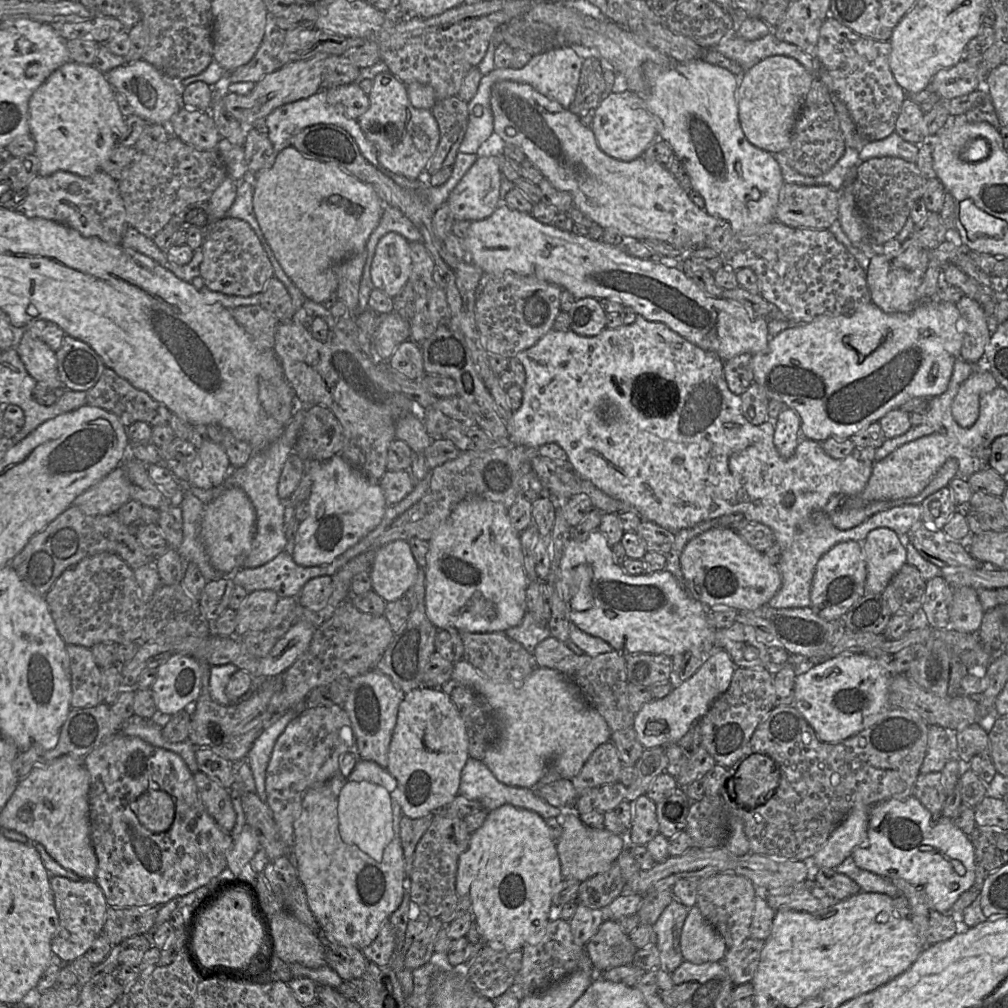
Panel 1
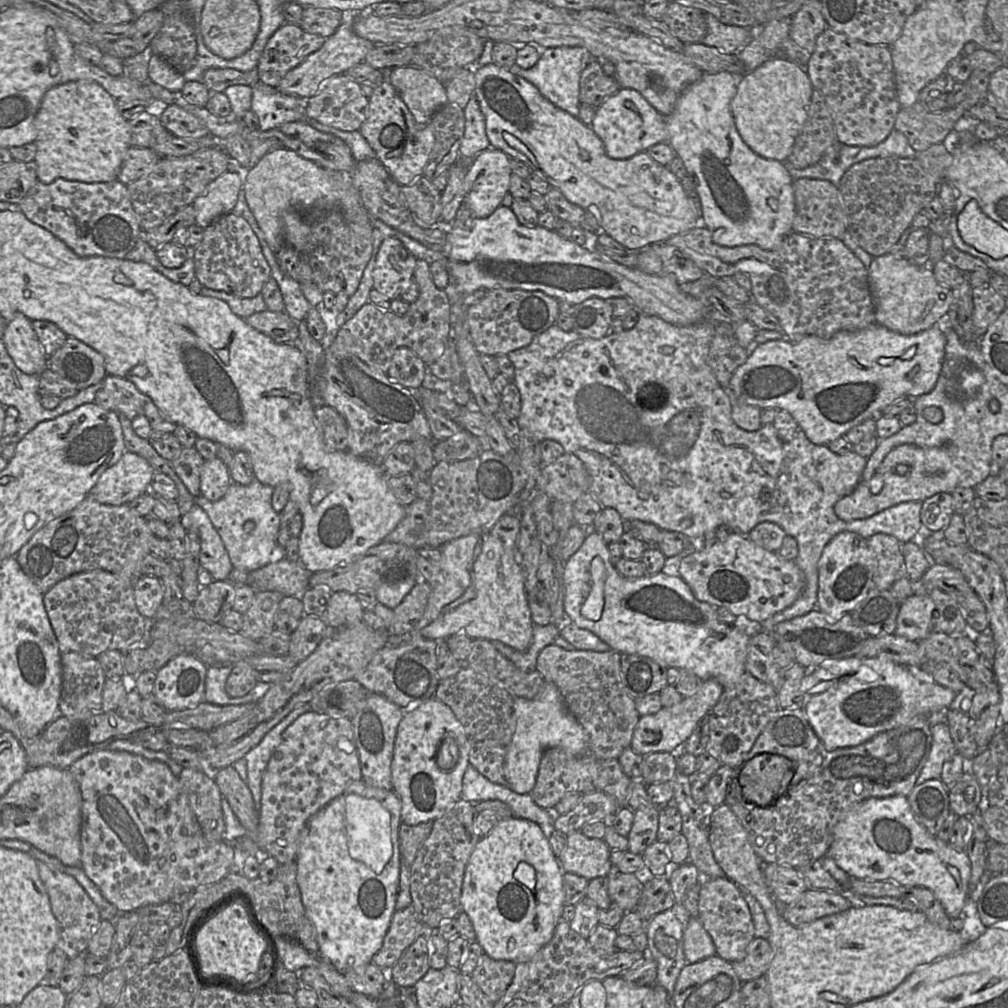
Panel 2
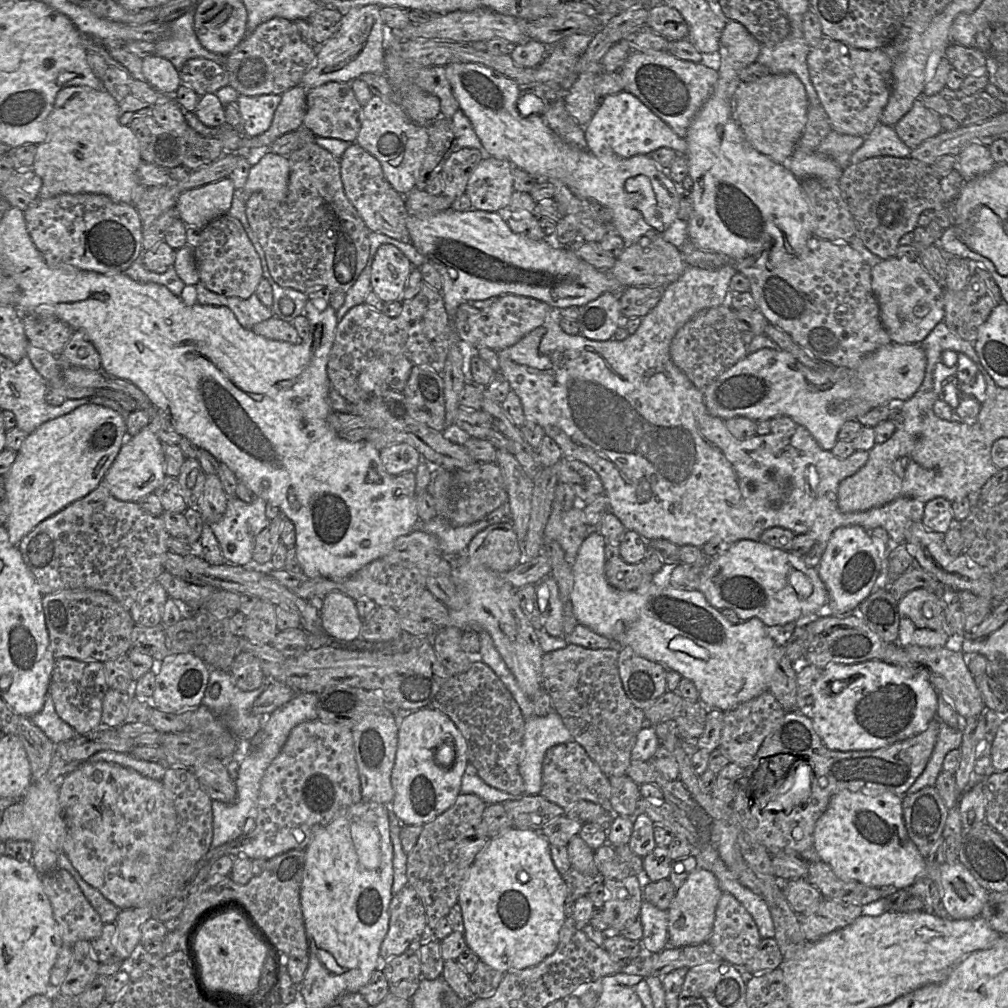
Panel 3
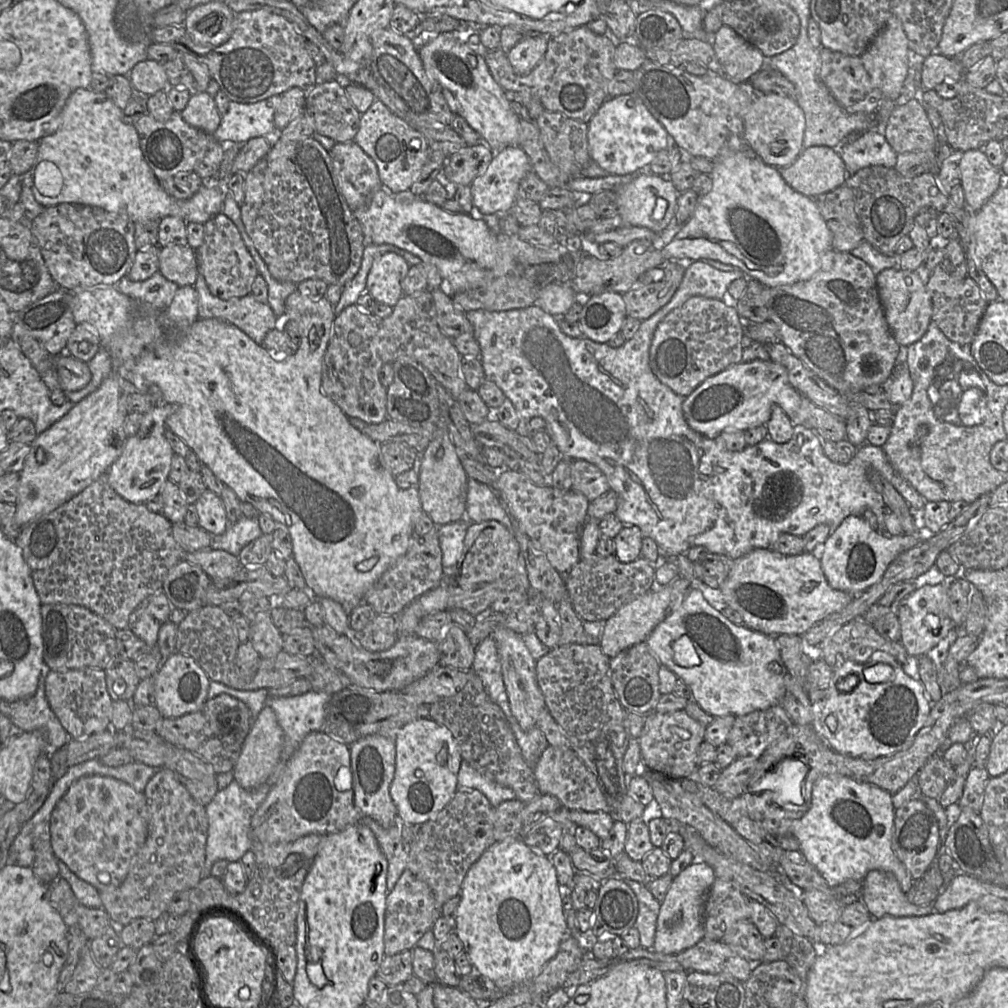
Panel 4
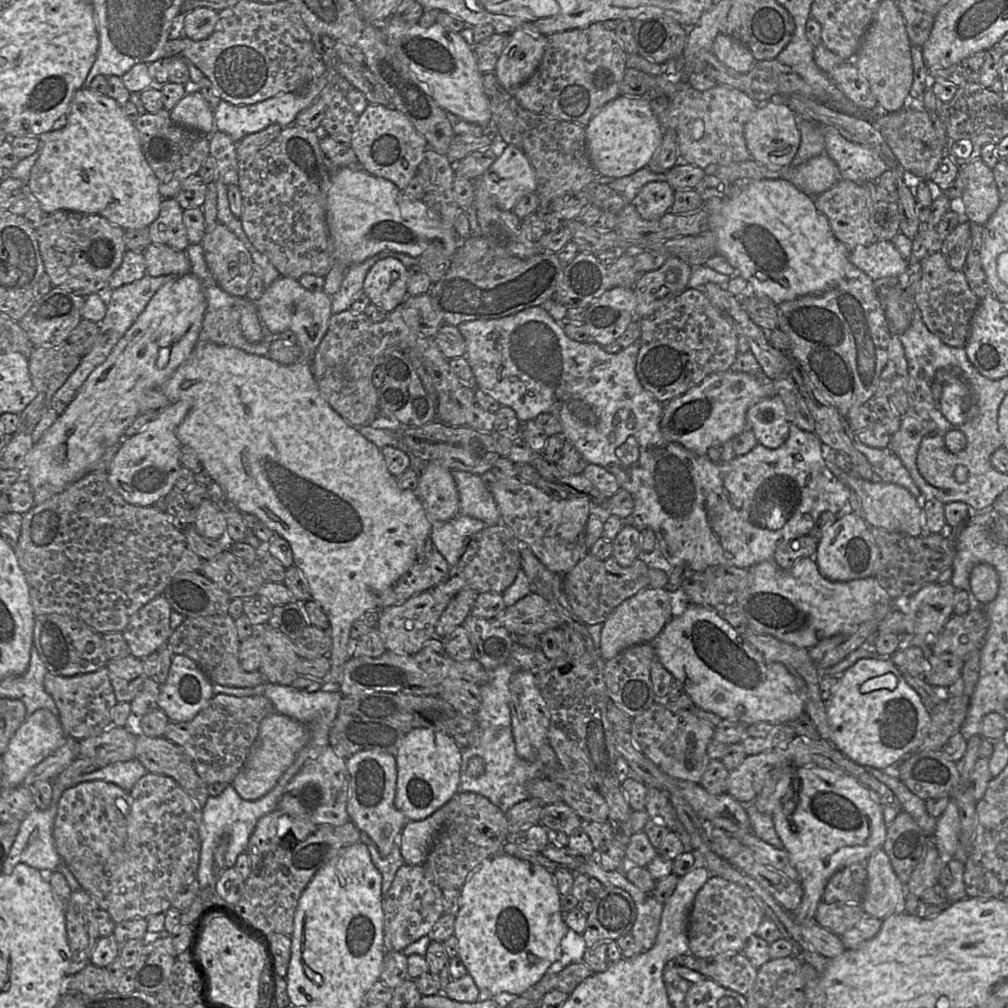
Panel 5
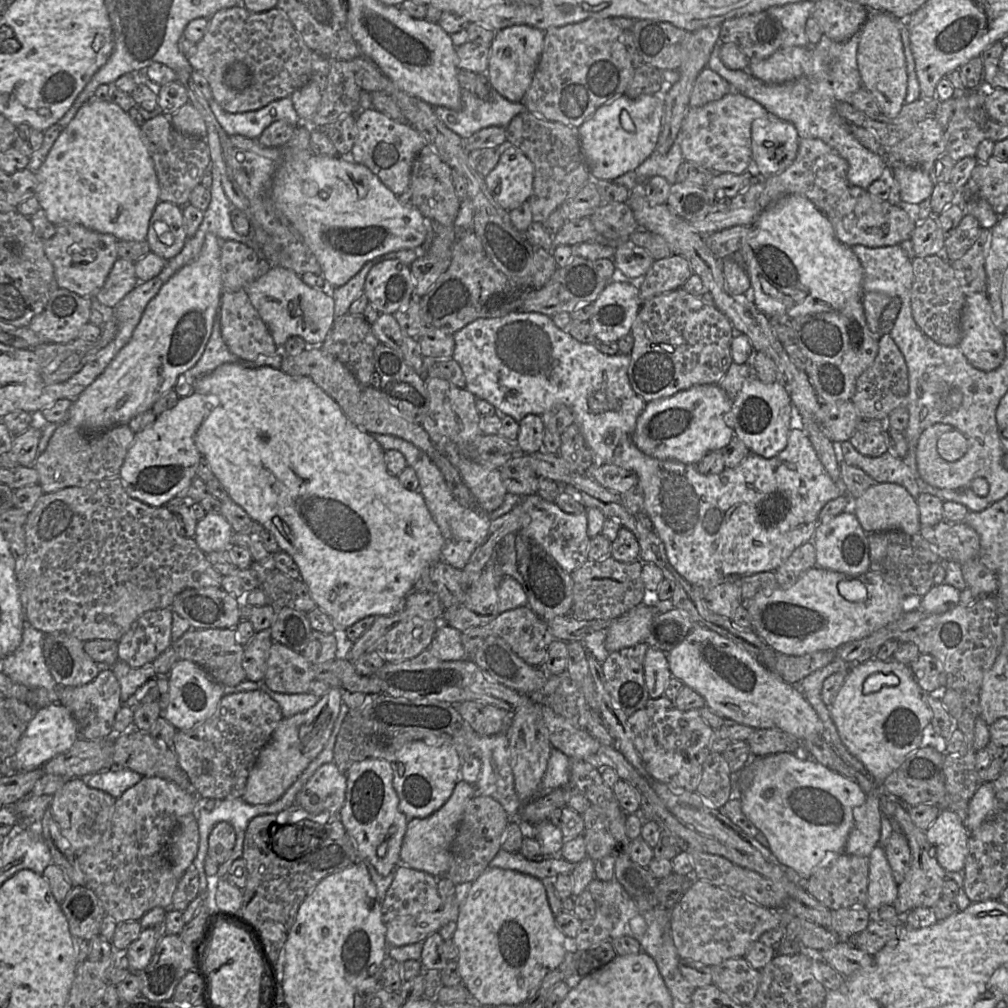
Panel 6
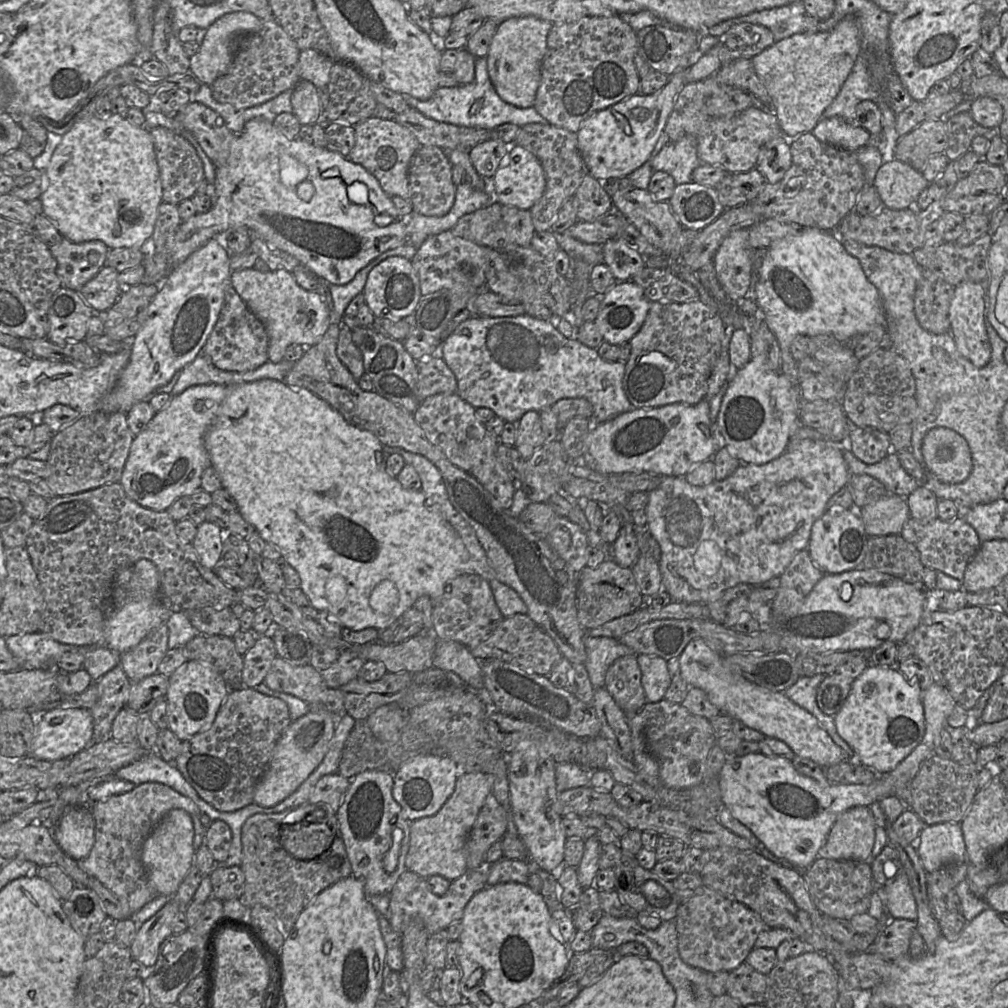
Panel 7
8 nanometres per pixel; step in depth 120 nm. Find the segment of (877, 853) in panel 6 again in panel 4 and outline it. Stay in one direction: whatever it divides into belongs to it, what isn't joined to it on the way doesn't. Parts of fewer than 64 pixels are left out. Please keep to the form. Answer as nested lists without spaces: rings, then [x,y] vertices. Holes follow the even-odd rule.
[[[870,870],[864,880],[861,901],[872,918],[924,916],[935,913],[933,904],[917,906],[904,893],[891,872]]]

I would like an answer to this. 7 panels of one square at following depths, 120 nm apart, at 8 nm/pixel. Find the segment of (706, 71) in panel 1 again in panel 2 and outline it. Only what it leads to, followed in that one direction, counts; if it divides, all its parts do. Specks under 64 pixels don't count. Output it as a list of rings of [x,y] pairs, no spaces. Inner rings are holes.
[[[729,72],[704,74],[697,82],[687,86],[679,96],[672,113],[665,117],[668,130],[668,144],[673,148],[676,156],[681,158],[686,167],[688,175],[690,175],[694,181],[694,188],[699,195],[702,205],[701,225],[708,228],[712,232],[713,241],[716,244],[725,247],[754,244],[764,250],[774,250],[793,231],[792,225],[795,217],[795,197],[793,190],[794,179],[791,177],[783,163],[757,155],[742,140],[736,128],[731,110],[731,102],[736,94],[740,77],[742,76],[735,76]]]

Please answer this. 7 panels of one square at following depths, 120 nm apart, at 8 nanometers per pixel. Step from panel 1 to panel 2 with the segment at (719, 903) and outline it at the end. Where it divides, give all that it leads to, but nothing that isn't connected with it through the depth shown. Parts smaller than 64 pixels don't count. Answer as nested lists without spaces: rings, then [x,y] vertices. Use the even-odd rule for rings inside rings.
[[[727,877],[702,879],[700,883],[698,918],[711,936],[716,948],[716,955],[734,963],[743,960],[747,947],[755,938],[752,916],[743,898],[741,888]]]

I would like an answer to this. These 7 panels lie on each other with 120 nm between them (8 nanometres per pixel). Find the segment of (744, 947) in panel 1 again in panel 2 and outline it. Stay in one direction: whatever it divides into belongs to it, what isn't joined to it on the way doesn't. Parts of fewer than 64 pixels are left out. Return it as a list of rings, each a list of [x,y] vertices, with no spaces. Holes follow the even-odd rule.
[[[755,937],[747,947],[746,957],[732,965],[741,982],[748,982],[764,976],[772,958],[773,949],[769,941],[765,938]]]

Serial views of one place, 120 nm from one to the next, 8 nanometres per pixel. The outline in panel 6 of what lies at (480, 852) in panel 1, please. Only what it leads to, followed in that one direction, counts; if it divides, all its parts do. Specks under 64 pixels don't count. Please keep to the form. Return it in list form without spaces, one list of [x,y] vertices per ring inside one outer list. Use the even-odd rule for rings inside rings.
[[[488,867],[479,877],[474,880],[466,895],[466,898],[460,905],[457,917],[457,928],[452,939],[457,946],[458,956],[457,963],[461,976],[461,983],[468,989],[472,1000],[485,1007],[496,1007],[501,1004],[521,1005],[526,1001],[538,988],[544,977],[551,971],[555,970],[564,961],[567,951],[564,947],[566,936],[558,929],[553,915],[545,887],[542,881],[536,877],[523,874],[514,870],[506,870],[496,867]]]

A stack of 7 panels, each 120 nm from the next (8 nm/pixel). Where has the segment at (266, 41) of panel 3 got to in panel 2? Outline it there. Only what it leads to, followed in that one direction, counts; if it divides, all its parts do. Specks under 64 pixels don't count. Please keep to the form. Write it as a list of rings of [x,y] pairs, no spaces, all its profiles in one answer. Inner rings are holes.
[[[285,22],[268,40],[256,66],[259,82],[276,88],[285,75],[317,51],[326,38]]]

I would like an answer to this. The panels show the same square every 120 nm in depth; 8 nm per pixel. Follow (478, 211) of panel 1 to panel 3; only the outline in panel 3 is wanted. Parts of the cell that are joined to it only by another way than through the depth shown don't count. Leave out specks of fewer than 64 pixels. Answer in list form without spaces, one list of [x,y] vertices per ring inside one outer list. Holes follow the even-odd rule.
[[[495,157],[482,159],[466,188],[472,208],[500,214],[507,212],[514,192],[513,168],[507,160]]]

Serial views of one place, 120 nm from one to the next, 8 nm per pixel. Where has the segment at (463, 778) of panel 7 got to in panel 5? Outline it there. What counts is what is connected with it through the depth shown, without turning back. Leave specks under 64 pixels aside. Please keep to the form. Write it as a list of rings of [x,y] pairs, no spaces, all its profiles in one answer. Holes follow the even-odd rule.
[[[445,804],[424,820],[406,822],[399,834],[400,852],[405,864],[425,863],[447,816],[448,804]]]

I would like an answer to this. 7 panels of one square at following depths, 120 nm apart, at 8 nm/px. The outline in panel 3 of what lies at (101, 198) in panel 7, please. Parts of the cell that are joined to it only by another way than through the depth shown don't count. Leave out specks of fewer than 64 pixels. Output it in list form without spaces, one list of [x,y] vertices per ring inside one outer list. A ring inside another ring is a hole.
[[[84,86],[61,89],[46,122],[46,139],[37,145],[32,170],[39,177],[39,199],[59,194],[103,194],[115,202],[133,204],[140,199],[146,187],[138,181],[137,170],[142,162],[140,145],[128,125],[119,122],[119,103],[107,91]],[[225,177],[183,192],[175,209],[186,226],[203,229],[210,221],[228,212],[234,191],[232,180]]]

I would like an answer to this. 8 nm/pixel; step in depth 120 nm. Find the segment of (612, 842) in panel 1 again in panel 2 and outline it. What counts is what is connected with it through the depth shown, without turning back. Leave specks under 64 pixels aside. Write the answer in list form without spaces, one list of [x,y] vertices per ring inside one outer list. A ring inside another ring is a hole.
[[[573,831],[566,835],[566,845],[558,859],[564,872],[591,880],[607,876],[612,866],[610,852],[604,839],[589,838],[581,831]]]

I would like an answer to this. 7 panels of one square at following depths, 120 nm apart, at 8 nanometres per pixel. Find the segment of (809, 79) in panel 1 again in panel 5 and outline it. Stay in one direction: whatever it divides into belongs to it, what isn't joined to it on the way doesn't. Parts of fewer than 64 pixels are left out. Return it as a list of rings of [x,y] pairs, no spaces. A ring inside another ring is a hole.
[[[771,99],[760,104],[744,127],[744,138],[751,159],[769,169],[781,169],[791,164],[801,142],[798,116],[783,99]]]

